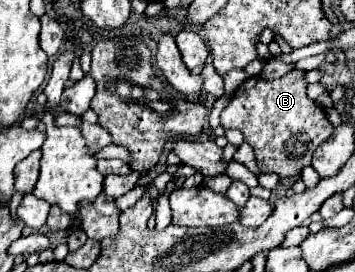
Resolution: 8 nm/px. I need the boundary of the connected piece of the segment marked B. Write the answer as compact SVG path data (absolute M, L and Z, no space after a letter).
M290 72L278 80L248 78L222 110L220 122L224 128L236 128L244 134L244 142L254 148L260 172L274 172L280 178L298 176L304 166L310 166L314 150L334 132L324 110L306 96L304 72Z

